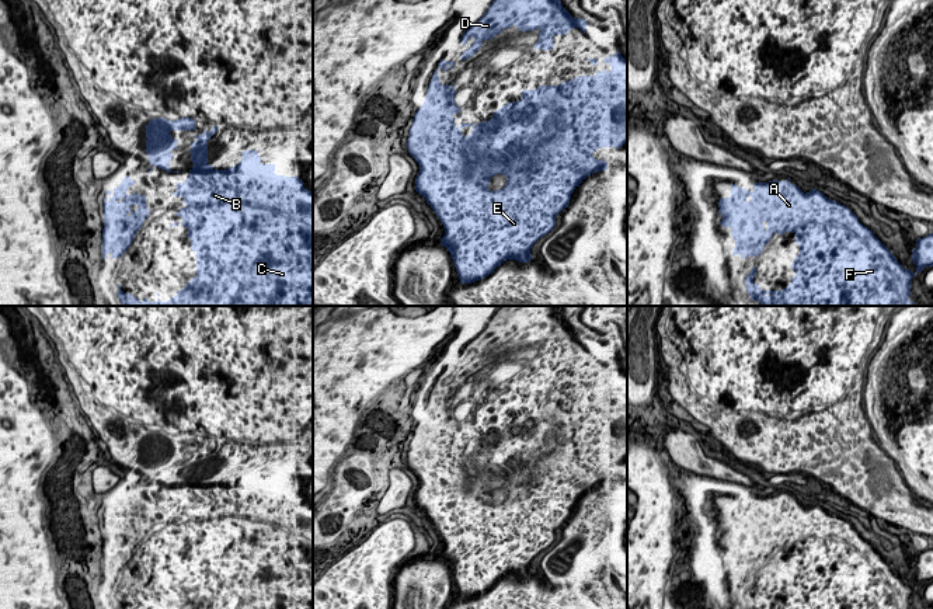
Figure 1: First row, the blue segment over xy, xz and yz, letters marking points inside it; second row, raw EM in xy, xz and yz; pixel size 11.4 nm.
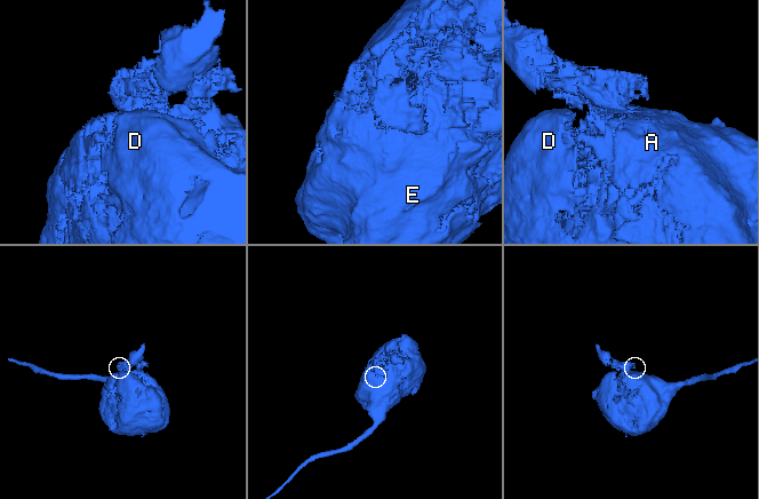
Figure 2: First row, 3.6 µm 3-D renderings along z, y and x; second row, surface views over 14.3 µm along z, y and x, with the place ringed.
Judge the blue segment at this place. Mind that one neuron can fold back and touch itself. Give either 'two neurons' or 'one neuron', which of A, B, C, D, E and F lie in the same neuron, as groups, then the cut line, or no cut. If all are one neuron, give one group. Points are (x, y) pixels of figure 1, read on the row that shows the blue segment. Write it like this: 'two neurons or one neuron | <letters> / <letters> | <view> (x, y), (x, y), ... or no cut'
one neuron | A B C D E F | no cut

